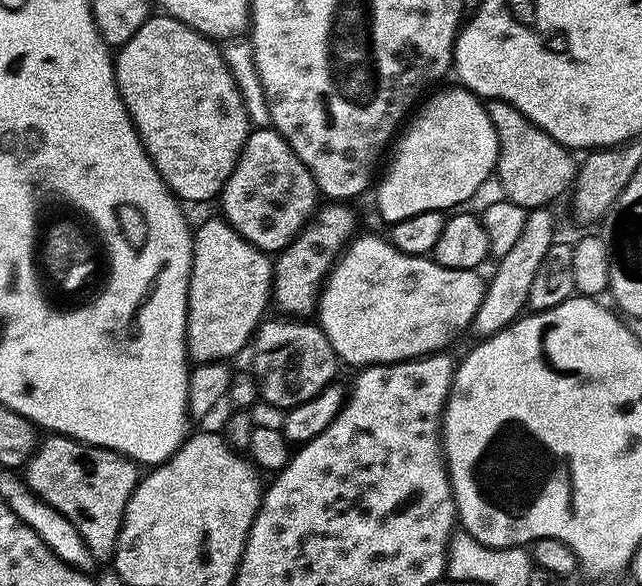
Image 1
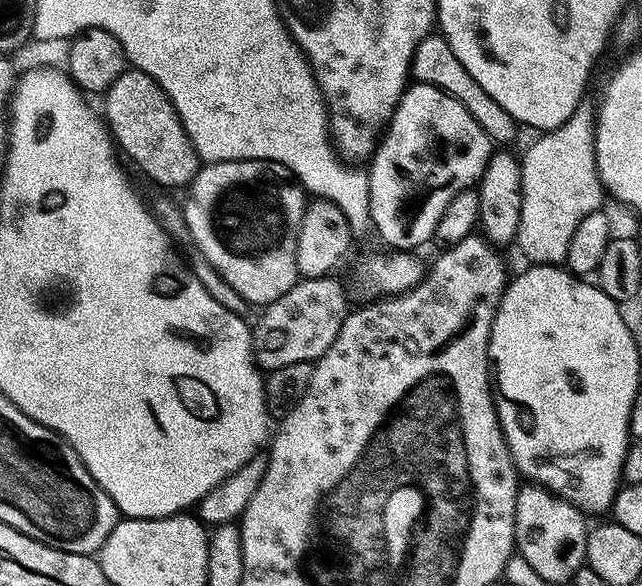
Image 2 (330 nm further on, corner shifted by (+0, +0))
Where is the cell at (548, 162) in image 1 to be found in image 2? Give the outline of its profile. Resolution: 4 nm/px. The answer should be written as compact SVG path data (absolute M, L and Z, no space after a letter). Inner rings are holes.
M429 34L418 42L416 52L412 55L410 76L415 83L433 84L435 88L441 88L455 100L460 100L462 106L470 110L474 122L478 122L478 126L482 126L482 130L486 130L488 137L497 145L508 146L515 138L518 131L516 120L510 114L506 114L506 110L502 110L502 106L498 106L498 102L494 102L494 98L490 98L490 94L486 94L486 90L482 90L482 86L478 86L474 78L470 78L470 70L466 70L466 66L458 62L454 50L450 50L450 42L446 42L444 36Z

